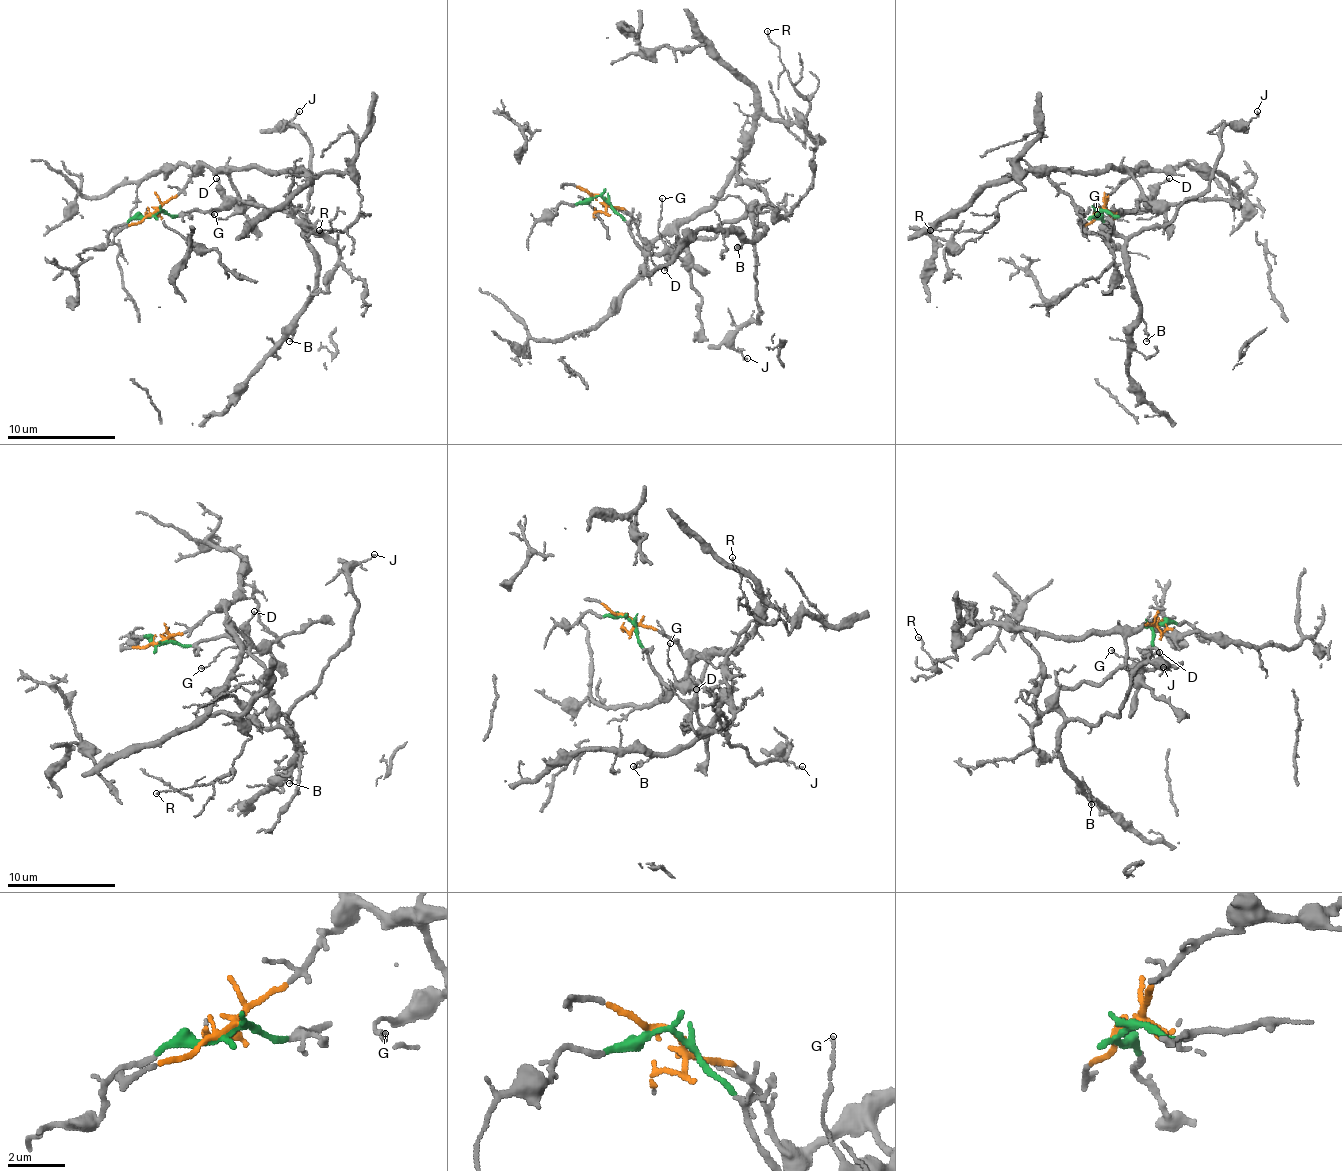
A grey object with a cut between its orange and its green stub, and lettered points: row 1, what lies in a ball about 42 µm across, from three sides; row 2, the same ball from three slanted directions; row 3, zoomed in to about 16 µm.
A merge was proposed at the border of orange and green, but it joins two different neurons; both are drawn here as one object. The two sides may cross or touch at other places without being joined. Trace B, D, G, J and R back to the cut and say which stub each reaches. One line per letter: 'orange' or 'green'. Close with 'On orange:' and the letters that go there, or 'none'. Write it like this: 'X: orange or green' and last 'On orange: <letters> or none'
B: green
D: green
G: green
J: green
R: orange
On orange: R

